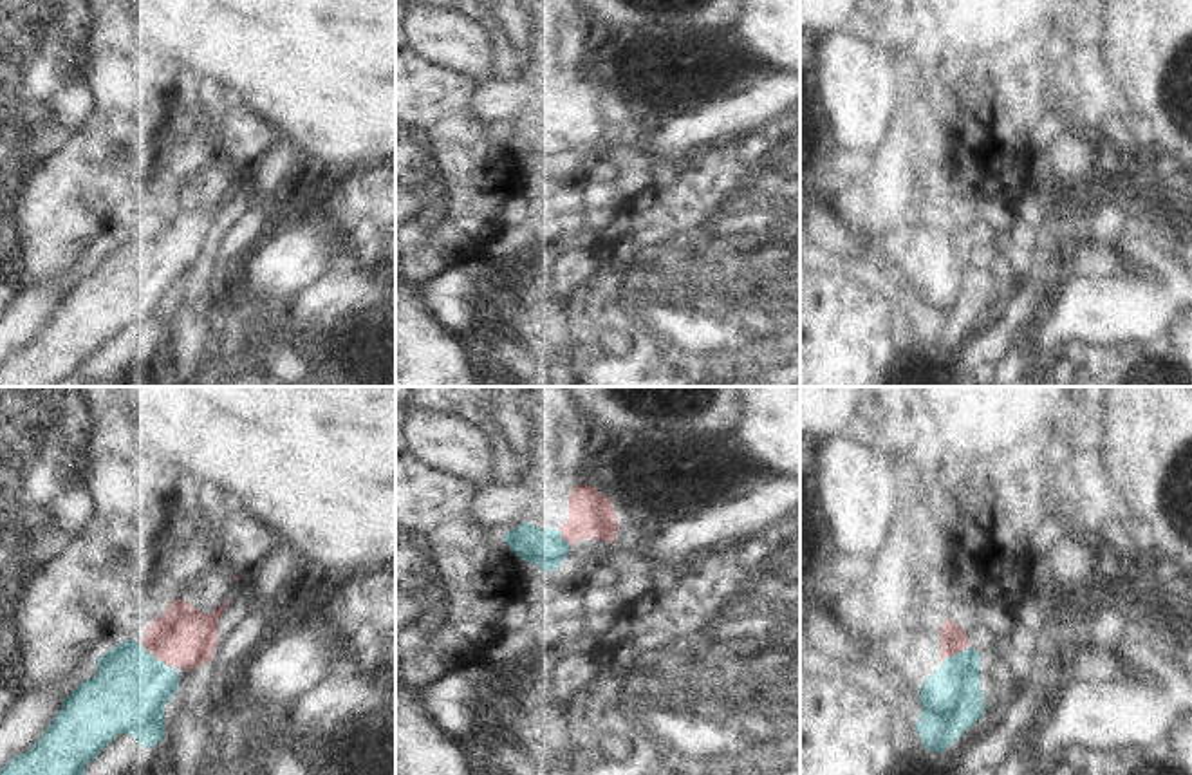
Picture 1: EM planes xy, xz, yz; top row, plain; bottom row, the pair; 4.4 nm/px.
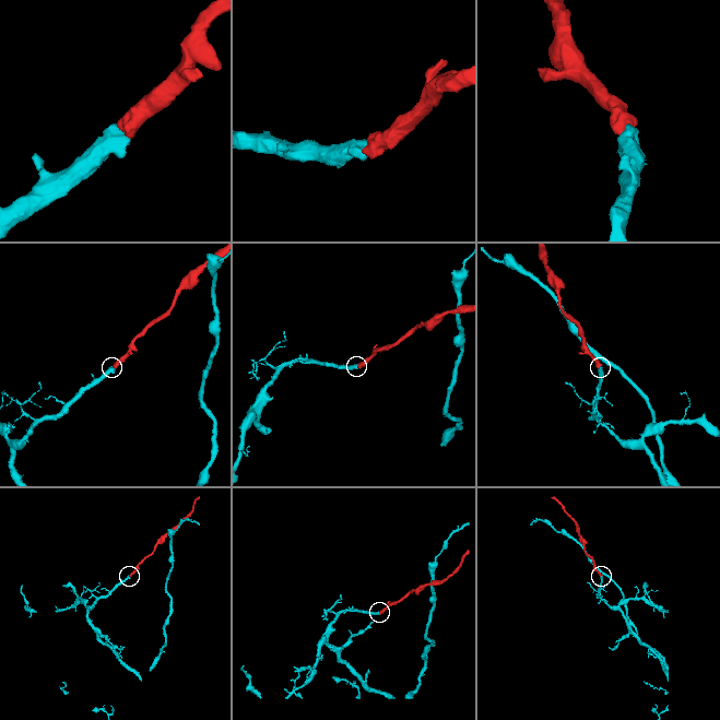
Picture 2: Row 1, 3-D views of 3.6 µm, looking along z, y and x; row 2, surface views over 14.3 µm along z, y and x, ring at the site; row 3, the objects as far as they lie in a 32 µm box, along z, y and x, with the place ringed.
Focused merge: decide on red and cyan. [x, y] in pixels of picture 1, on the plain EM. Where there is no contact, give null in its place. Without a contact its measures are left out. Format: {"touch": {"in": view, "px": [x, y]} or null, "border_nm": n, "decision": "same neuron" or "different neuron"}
{"touch": {"in": "xy", "px": [158, 253]}, "border_nm": 150, "decision": "same neuron"}

